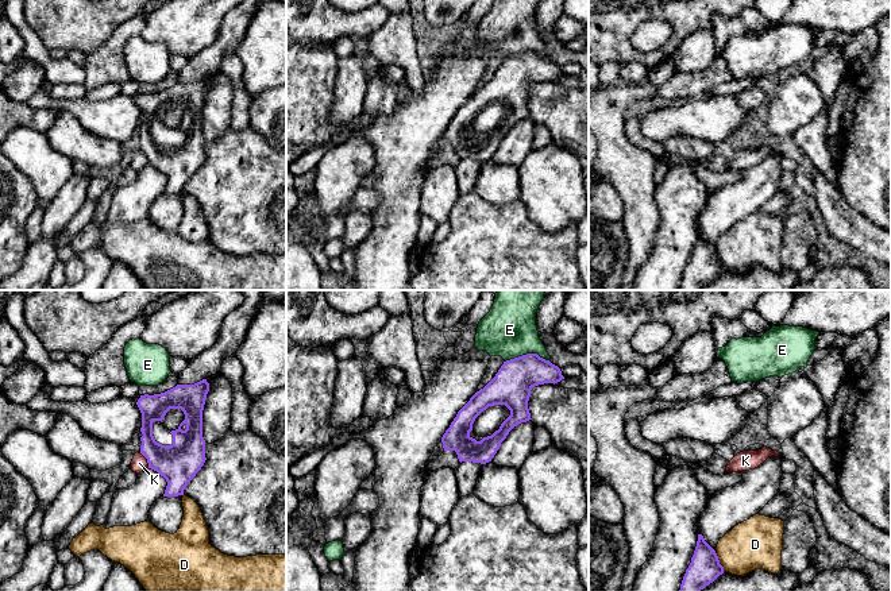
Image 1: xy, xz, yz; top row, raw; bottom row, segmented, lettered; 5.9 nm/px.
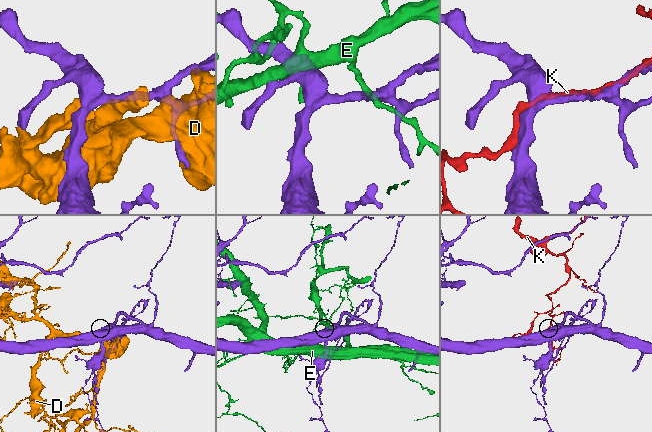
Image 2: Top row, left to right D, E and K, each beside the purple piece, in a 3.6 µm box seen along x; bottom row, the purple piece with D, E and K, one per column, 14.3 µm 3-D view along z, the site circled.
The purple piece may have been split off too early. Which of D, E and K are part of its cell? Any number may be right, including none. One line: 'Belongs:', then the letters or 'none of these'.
Belongs: none of these

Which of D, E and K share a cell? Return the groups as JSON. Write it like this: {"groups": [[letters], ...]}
{"groups": [["D"], ["E"], ["K"]]}

